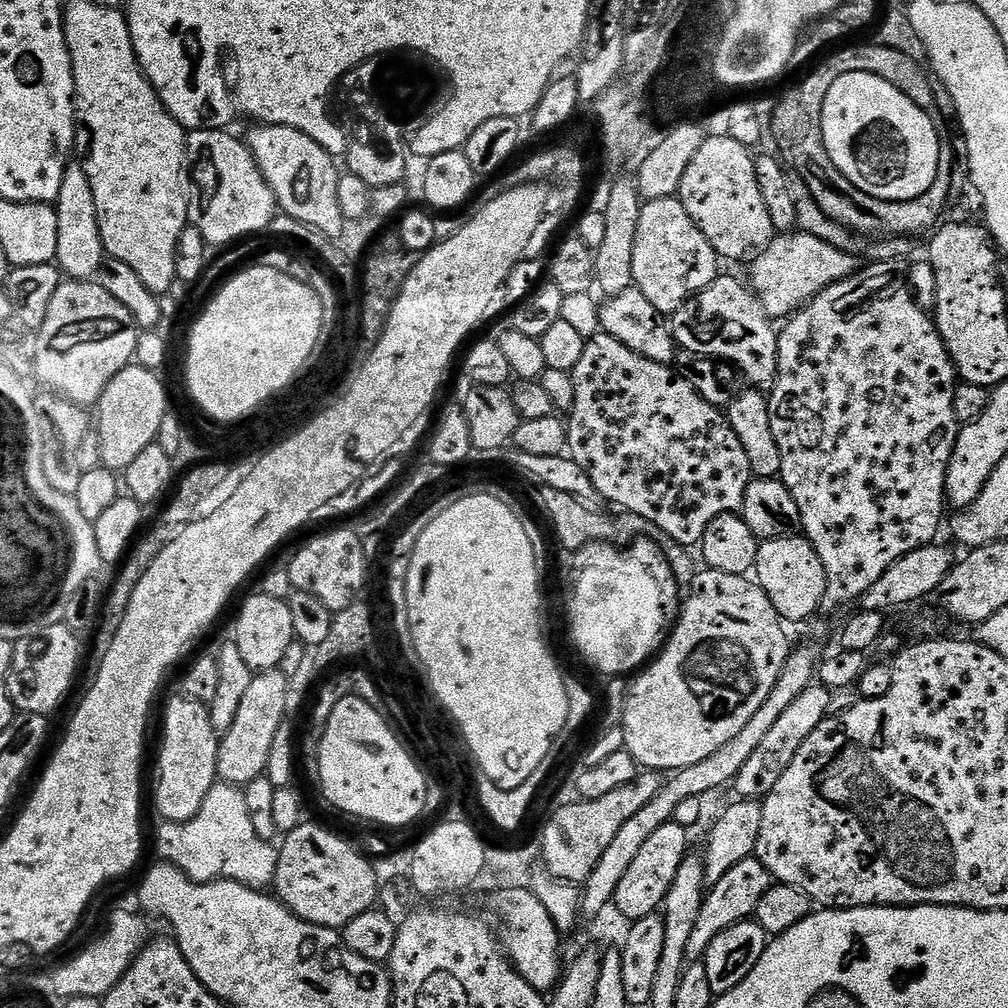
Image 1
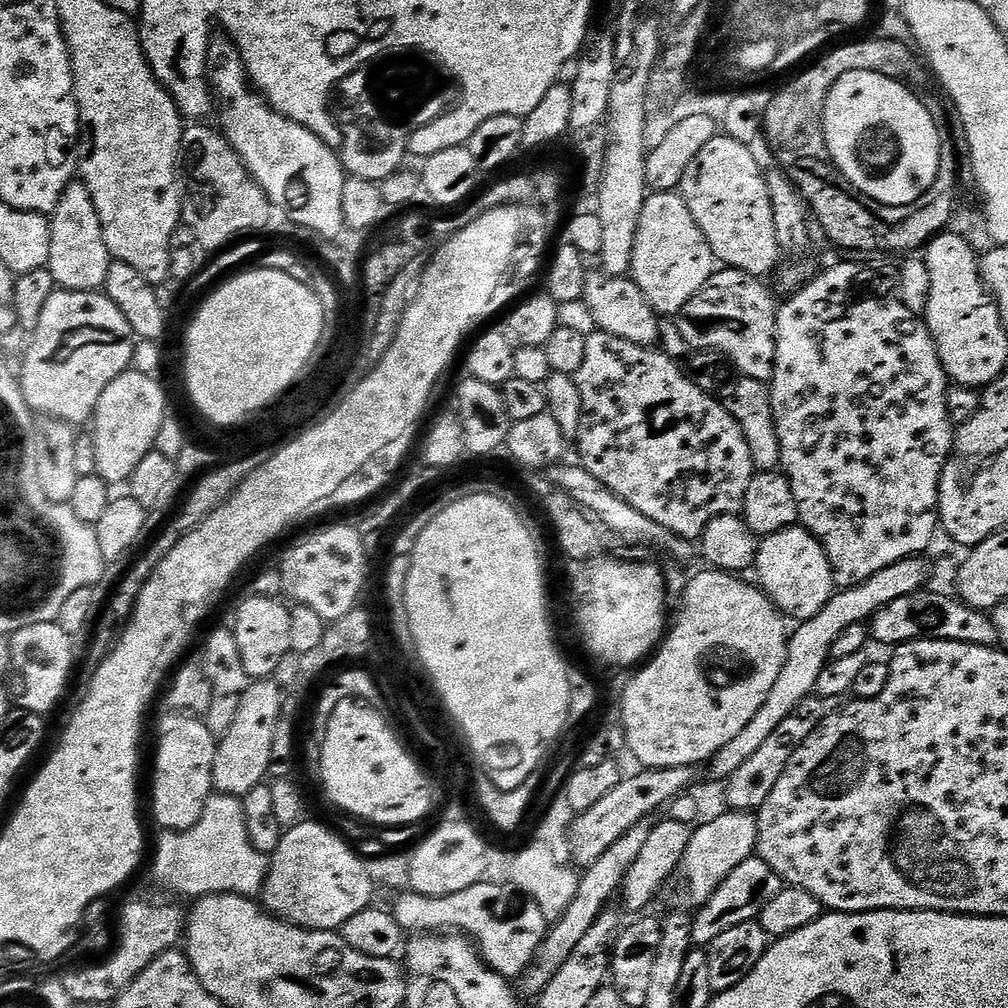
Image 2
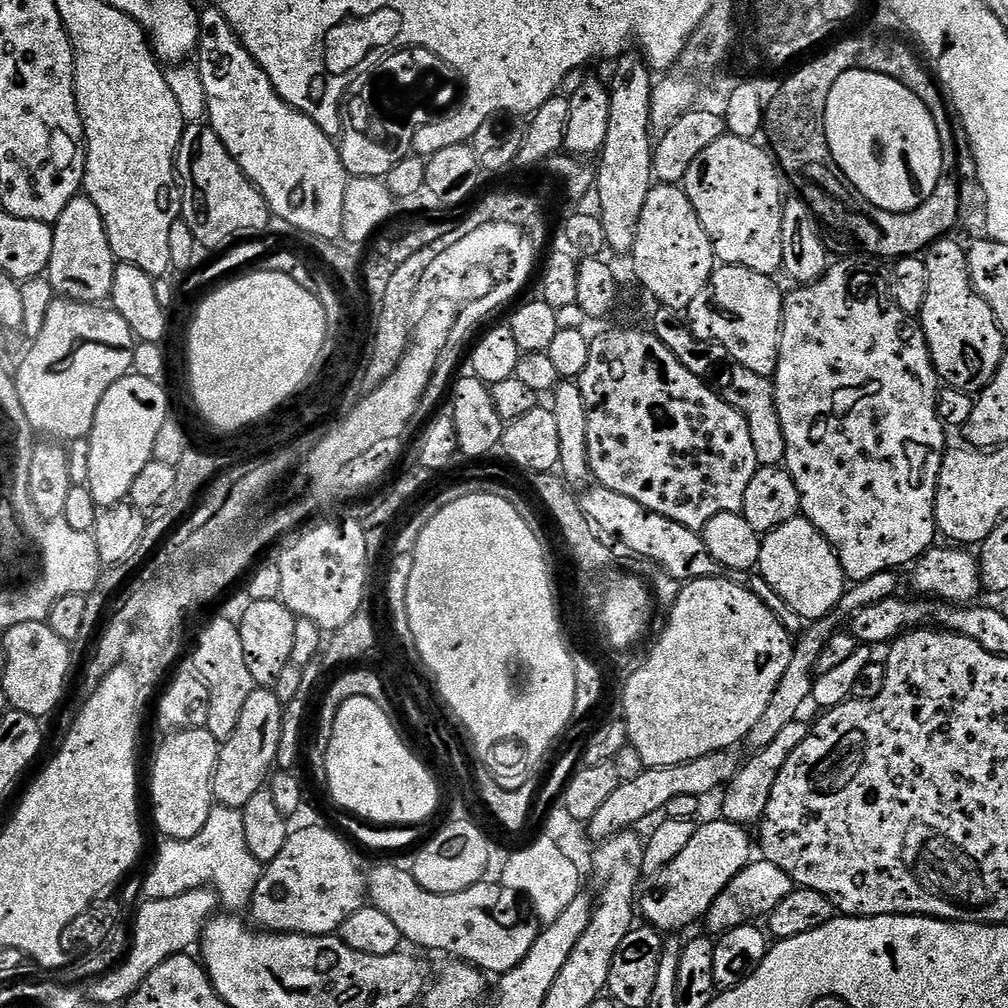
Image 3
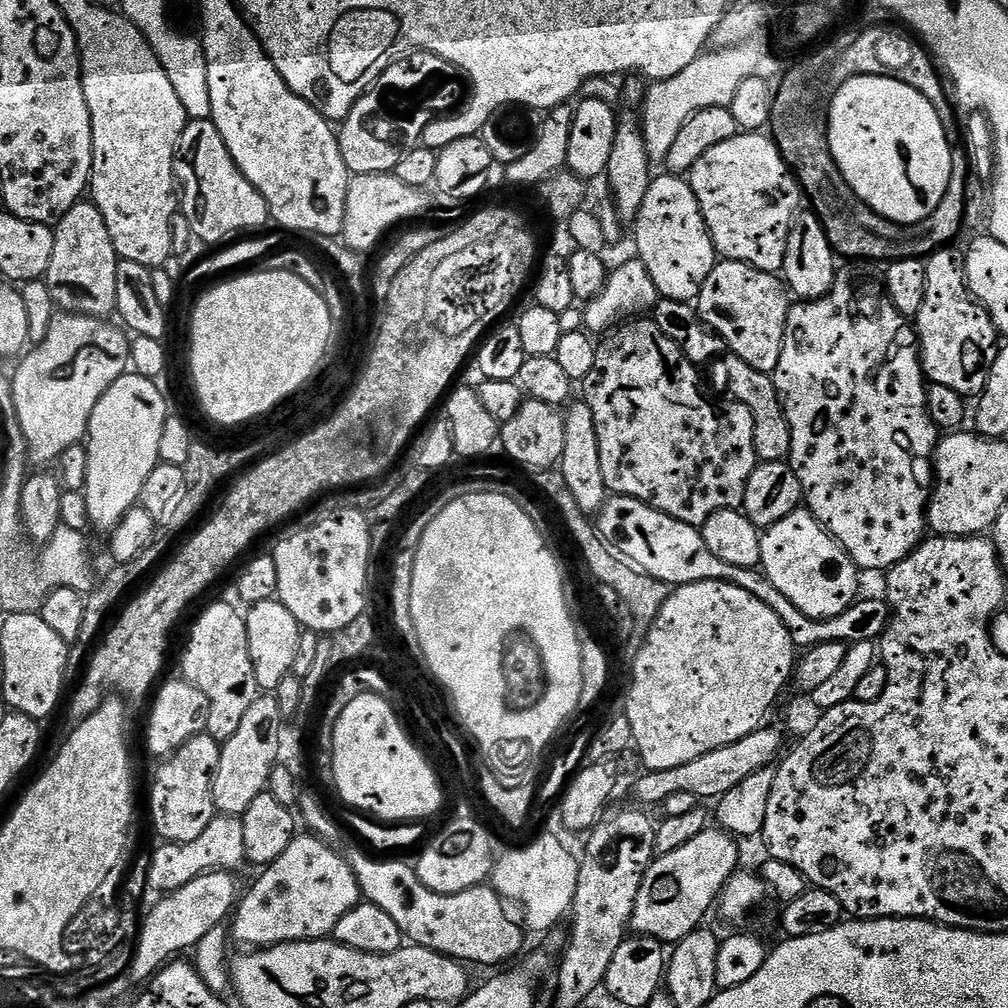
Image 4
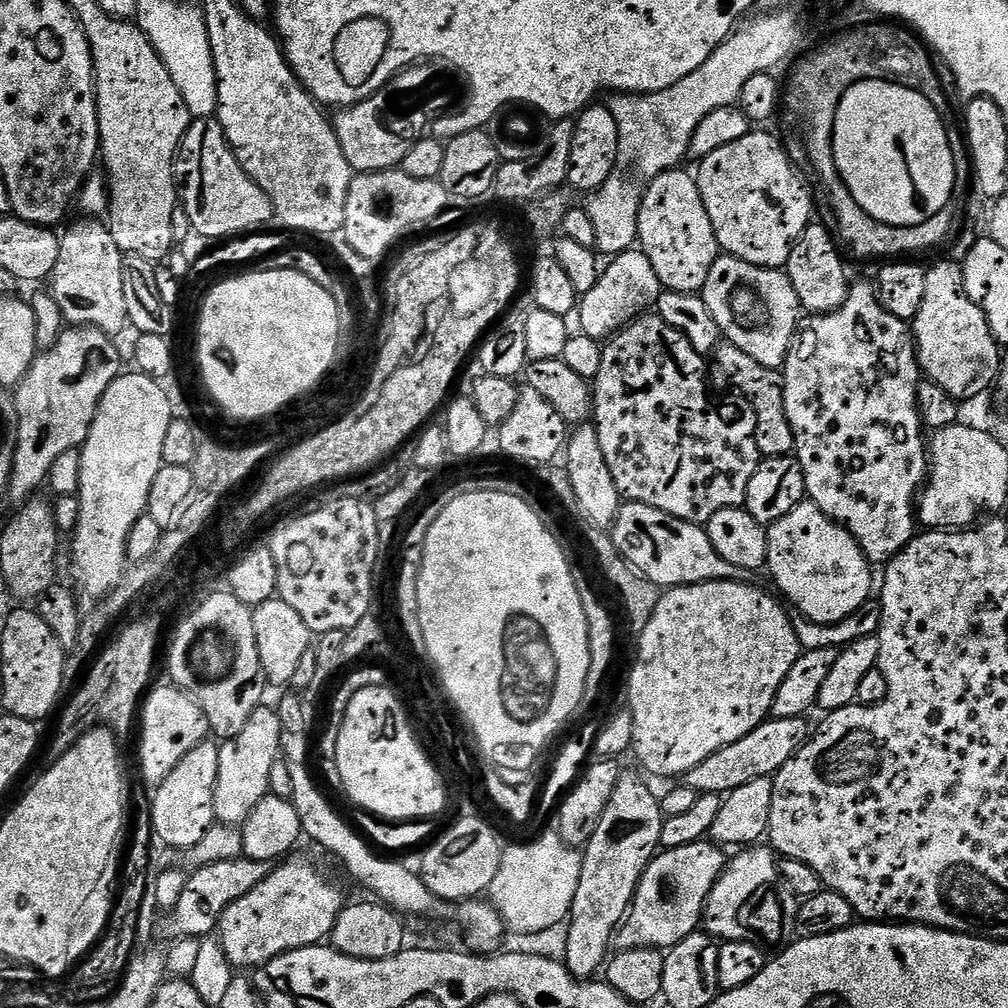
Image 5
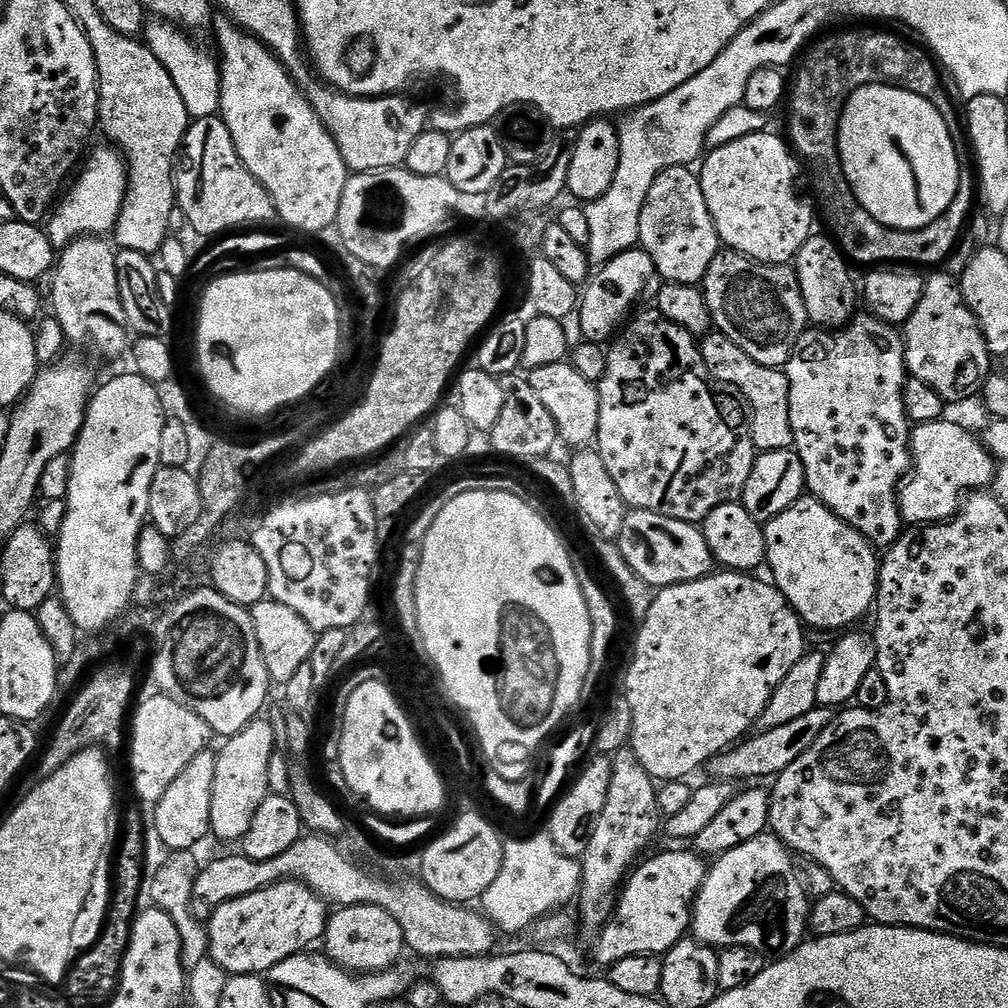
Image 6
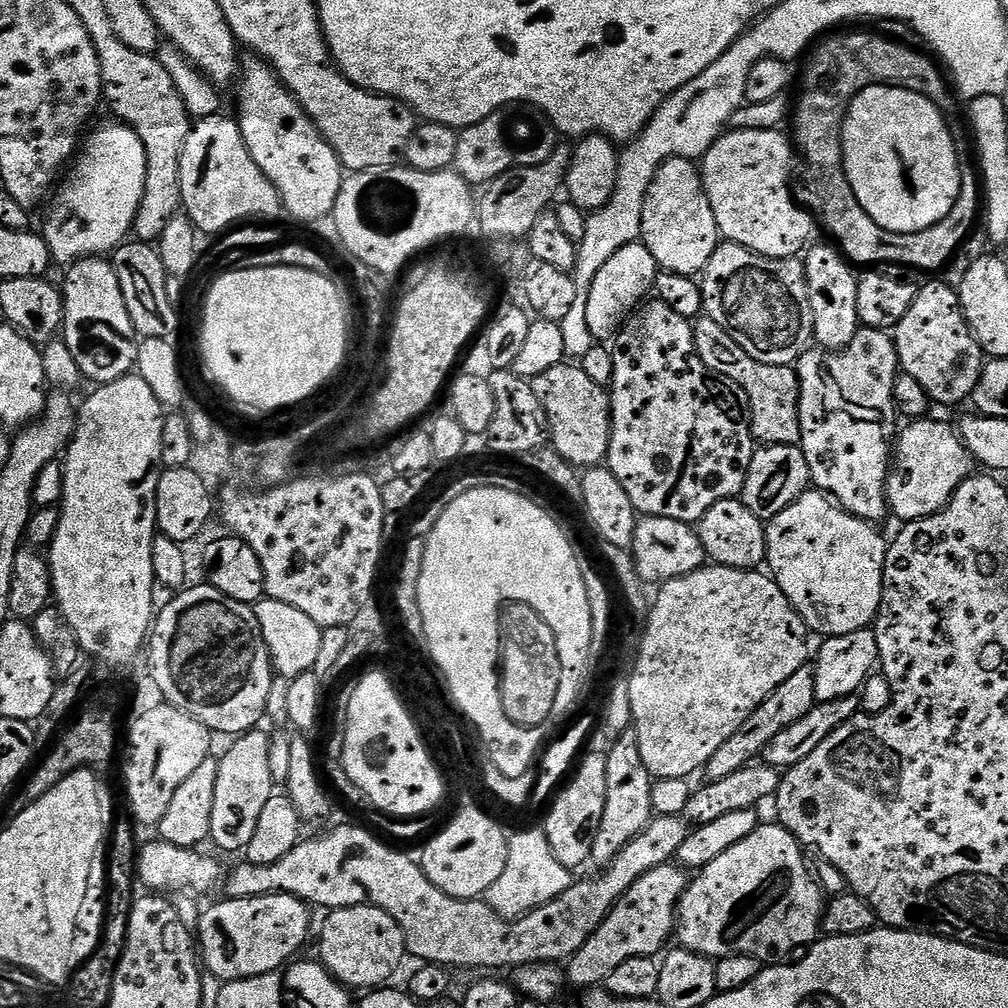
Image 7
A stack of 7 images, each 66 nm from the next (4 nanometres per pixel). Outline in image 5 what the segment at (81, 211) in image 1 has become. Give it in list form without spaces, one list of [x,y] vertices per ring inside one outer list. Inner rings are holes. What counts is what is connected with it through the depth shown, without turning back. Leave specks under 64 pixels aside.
[[[80,218],[77,224],[70,224],[60,236],[58,262],[50,277],[54,302],[58,302],[58,310],[62,310],[69,325],[99,328],[102,332],[117,334],[128,324],[126,297],[122,294],[125,255],[118,250],[112,229],[103,219]]]

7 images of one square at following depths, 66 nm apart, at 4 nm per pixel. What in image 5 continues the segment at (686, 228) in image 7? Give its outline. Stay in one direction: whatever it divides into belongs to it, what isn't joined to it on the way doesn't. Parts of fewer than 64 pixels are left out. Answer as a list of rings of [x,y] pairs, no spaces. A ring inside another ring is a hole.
[[[673,170],[656,176],[645,187],[644,196],[640,199],[638,214],[639,251],[650,258],[650,266],[654,266],[654,274],[658,274],[661,289],[669,292],[703,293],[706,278],[710,274],[710,266],[714,266],[717,256],[721,255],[720,244],[716,241],[714,226],[710,226],[710,214],[706,214],[706,206],[702,202],[702,194],[696,185],[695,175],[691,171]]]

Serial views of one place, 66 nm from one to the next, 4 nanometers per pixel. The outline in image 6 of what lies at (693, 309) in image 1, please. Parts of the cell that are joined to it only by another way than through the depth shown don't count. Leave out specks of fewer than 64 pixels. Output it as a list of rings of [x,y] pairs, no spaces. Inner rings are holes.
[[[722,250],[710,262],[702,287],[715,331],[762,366],[783,369],[787,365],[810,324],[795,267],[759,264],[739,252]]]

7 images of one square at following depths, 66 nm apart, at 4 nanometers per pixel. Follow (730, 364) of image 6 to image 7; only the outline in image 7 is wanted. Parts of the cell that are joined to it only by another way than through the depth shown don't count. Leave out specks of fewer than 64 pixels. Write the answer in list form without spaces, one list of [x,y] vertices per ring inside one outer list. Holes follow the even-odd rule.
[[[707,314],[701,315],[694,324],[694,342],[702,362],[717,376],[733,380],[748,399],[748,410],[752,421],[752,439],[757,445],[778,446],[800,443],[800,378],[795,367],[783,364],[774,366],[758,362],[718,326]]]

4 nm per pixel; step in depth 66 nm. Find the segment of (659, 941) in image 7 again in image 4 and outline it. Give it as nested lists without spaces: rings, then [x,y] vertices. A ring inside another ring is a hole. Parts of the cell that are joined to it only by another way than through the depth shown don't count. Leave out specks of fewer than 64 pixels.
[[[709,826],[702,834],[698,834],[698,838],[690,838],[686,846],[678,846],[678,850],[670,850],[670,854],[665,856],[656,856],[642,878],[642,886],[638,890],[638,902],[632,915],[631,931],[641,936],[652,936],[665,946],[675,946],[701,927],[705,923],[704,915],[711,908],[713,911],[724,887],[741,867],[740,848],[736,844],[739,844],[737,837],[731,836],[729,832],[719,827]]]

